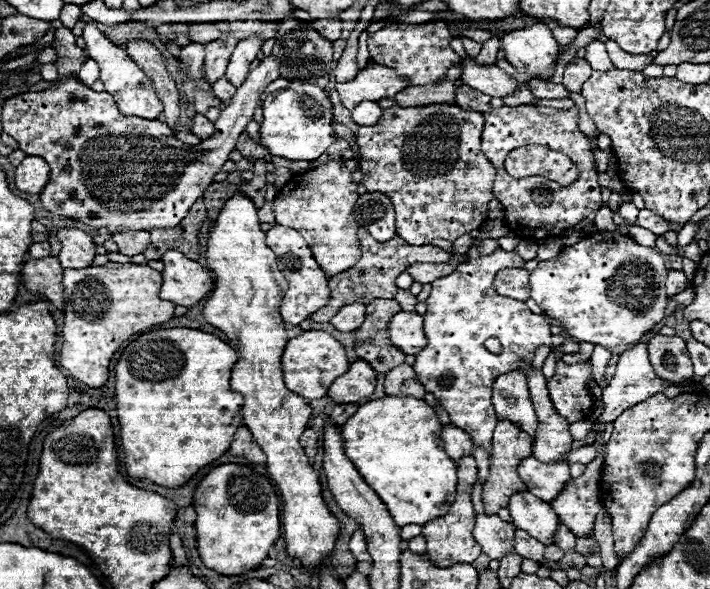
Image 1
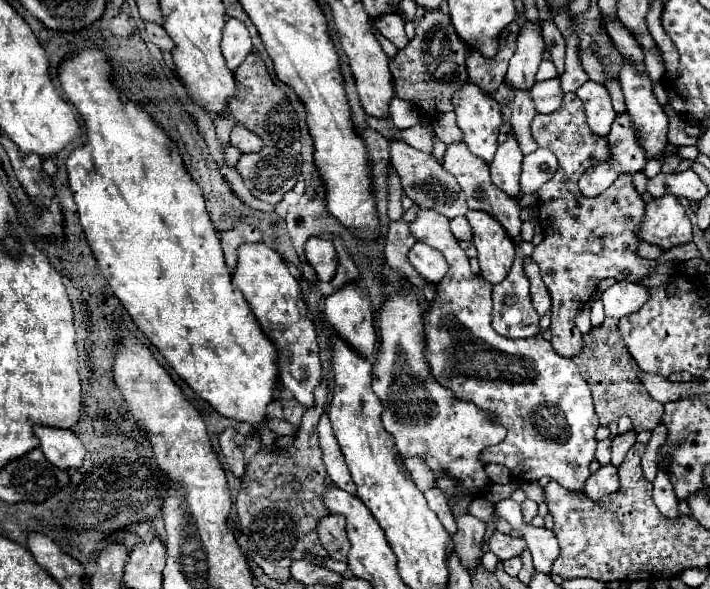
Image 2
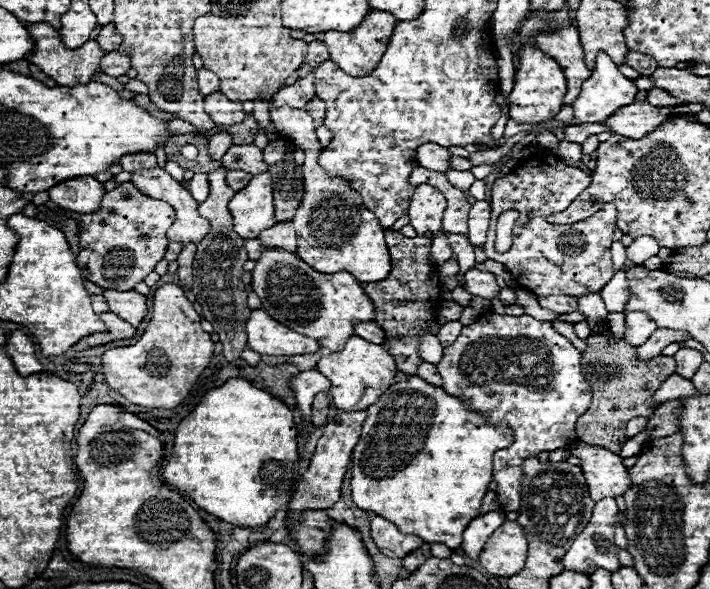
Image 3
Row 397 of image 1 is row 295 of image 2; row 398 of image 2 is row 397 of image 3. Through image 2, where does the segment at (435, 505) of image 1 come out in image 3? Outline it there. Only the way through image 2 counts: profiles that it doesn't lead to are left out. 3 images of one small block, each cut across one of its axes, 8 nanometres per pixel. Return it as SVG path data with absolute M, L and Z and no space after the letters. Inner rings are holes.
M412 376L412 378L404 380L404 382L392 384L380 396L380 400L376 404L372 404L366 412L368 412L368 418L364 420L360 442L356 444L356 448L352 452L352 496L354 496L354 504L360 510L384 516L384 520L396 524L396 528L400 528L400 532L404 532L404 534L416 534L416 536L422 536L428 544L446 544L448 548L458 550L462 546L462 532L480 514L482 498L488 492L488 484L492 482L492 456L500 448L506 448L508 444L512 444L512 440L514 440L512 430L504 422L488 424L482 414L478 414L472 408L468 408L460 398L446 394L442 388L438 388L434 384L428 384L426 380L422 380L418 376Z

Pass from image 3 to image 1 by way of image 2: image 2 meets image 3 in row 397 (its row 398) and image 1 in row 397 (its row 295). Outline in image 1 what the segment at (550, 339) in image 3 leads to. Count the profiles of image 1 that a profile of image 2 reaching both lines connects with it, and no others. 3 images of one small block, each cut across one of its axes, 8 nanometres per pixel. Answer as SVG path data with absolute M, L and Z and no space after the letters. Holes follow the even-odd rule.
M498 250L490 256L482 256L482 258L466 258L462 264L458 264L458 268L432 282L432 292L428 302L428 312L424 314L424 334L428 344L424 346L422 352L416 354L416 362L414 362L414 372L420 384L424 384L424 388L428 392L432 392L438 400L438 404L450 414L452 424L456 424L458 428L466 430L474 444L484 446L490 452L492 446L492 428L496 426L496 414L492 408L492 384L500 374L506 374L510 370L518 368L518 362L532 362L534 358L534 350L540 344L546 344L550 348L554 348L552 344L552 334L550 334L550 322L544 314L534 314L528 310L528 306L524 302L512 300L512 298L504 298L498 296L496 290L492 288L492 276L500 270L500 268L522 268L524 260L516 254L516 252L504 252ZM496 336L502 344L502 352L500 354L492 354L484 348L486 338Z

